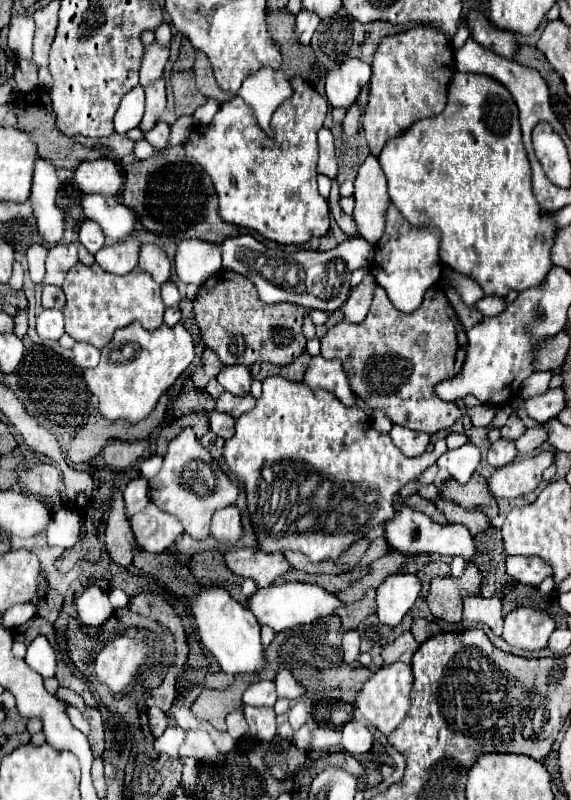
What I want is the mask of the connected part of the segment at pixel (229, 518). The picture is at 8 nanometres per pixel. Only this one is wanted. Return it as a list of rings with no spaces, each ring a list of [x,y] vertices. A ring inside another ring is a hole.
[[[235,505],[217,511],[211,519],[211,535],[227,549],[235,547],[235,543],[243,537],[241,513]]]

